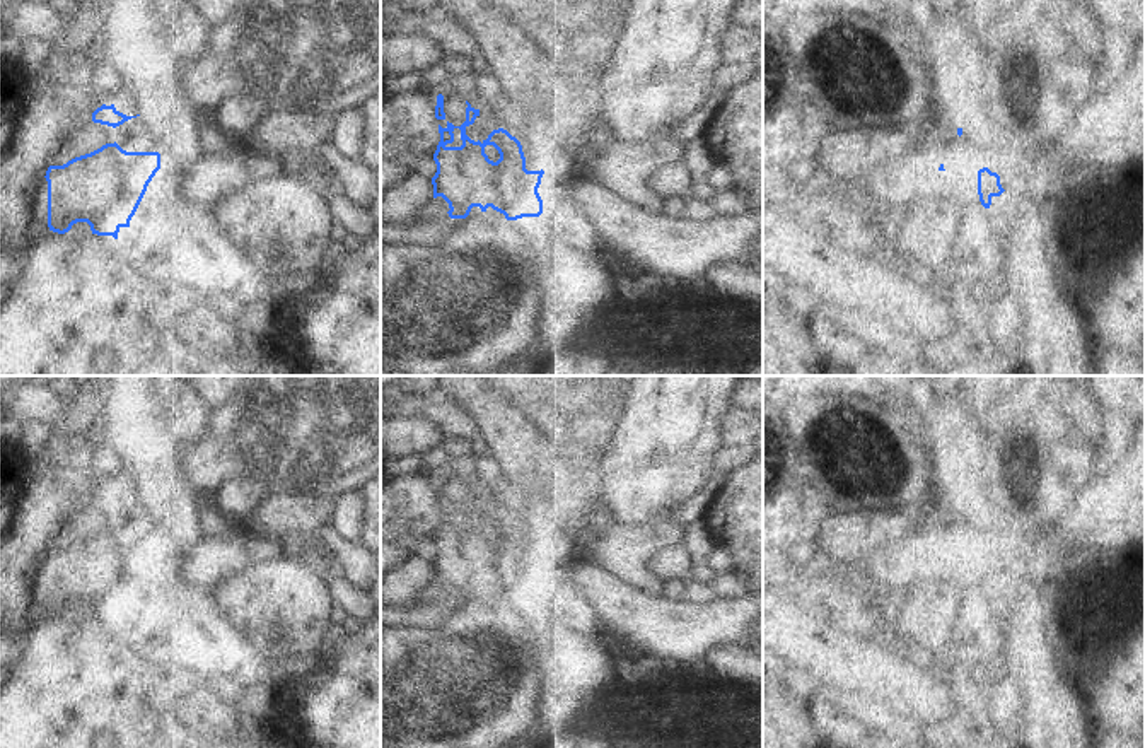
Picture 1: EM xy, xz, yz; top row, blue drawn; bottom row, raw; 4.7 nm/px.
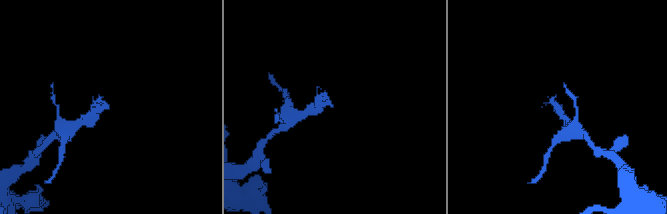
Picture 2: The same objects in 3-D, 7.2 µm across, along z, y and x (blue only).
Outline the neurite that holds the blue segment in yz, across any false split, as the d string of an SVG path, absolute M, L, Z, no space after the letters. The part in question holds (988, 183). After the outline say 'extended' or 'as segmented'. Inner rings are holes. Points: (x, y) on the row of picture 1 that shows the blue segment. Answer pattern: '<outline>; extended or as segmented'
M988 167L978 171L978 195L985 208L990 208L991 198L1000 196L1003 191L997 172L991 172Z; as segmented

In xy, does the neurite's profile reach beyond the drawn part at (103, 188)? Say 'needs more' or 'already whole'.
already whole

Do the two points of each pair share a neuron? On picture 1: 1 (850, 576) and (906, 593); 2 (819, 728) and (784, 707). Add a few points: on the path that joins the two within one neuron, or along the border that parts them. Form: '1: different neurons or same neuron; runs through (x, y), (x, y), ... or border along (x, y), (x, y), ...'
1: different neurons; border along (908, 567), (893, 567), (881, 572), (850, 598)
2: same neuron; runs through (811, 728), (804, 728), (792, 716)

